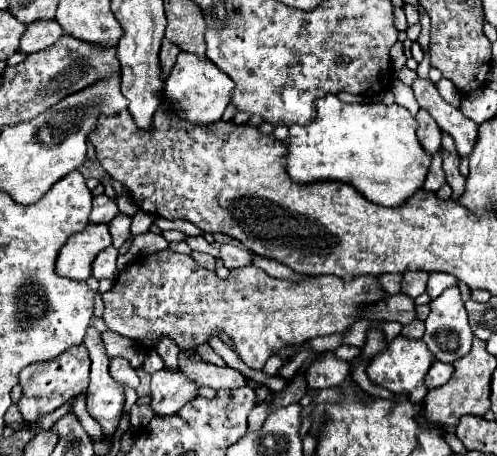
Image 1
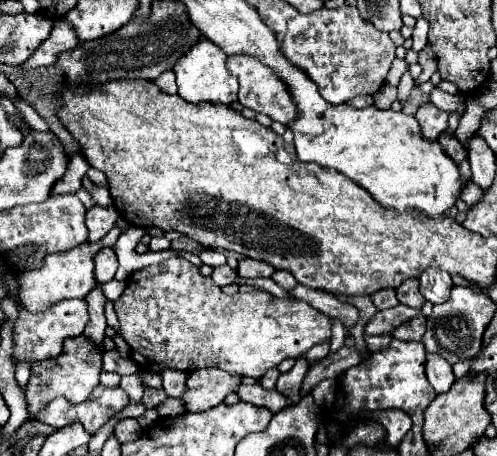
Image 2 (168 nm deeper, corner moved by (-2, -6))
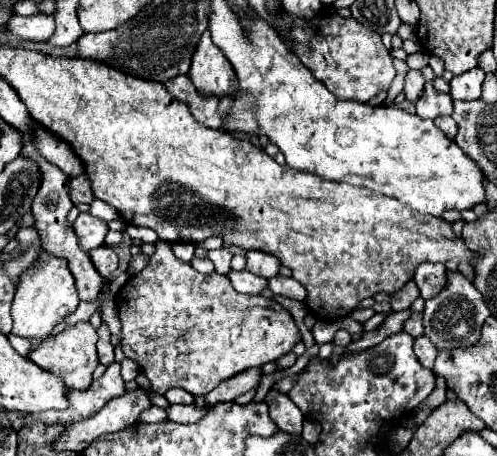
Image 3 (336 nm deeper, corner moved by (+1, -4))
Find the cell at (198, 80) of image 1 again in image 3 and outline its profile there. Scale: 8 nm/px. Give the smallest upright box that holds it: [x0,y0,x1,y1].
[189,30,235,96]

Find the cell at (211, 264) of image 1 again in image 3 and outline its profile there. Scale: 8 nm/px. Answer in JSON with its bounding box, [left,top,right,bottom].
[229,270,267,294]

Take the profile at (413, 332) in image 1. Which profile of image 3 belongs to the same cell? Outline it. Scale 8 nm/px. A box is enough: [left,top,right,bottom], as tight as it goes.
[405,312,423,338]

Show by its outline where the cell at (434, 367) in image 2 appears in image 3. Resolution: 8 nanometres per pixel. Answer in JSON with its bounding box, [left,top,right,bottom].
[413,336,437,368]

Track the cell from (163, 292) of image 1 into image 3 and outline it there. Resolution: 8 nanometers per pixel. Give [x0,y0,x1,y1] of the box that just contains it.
[117,240,301,396]

